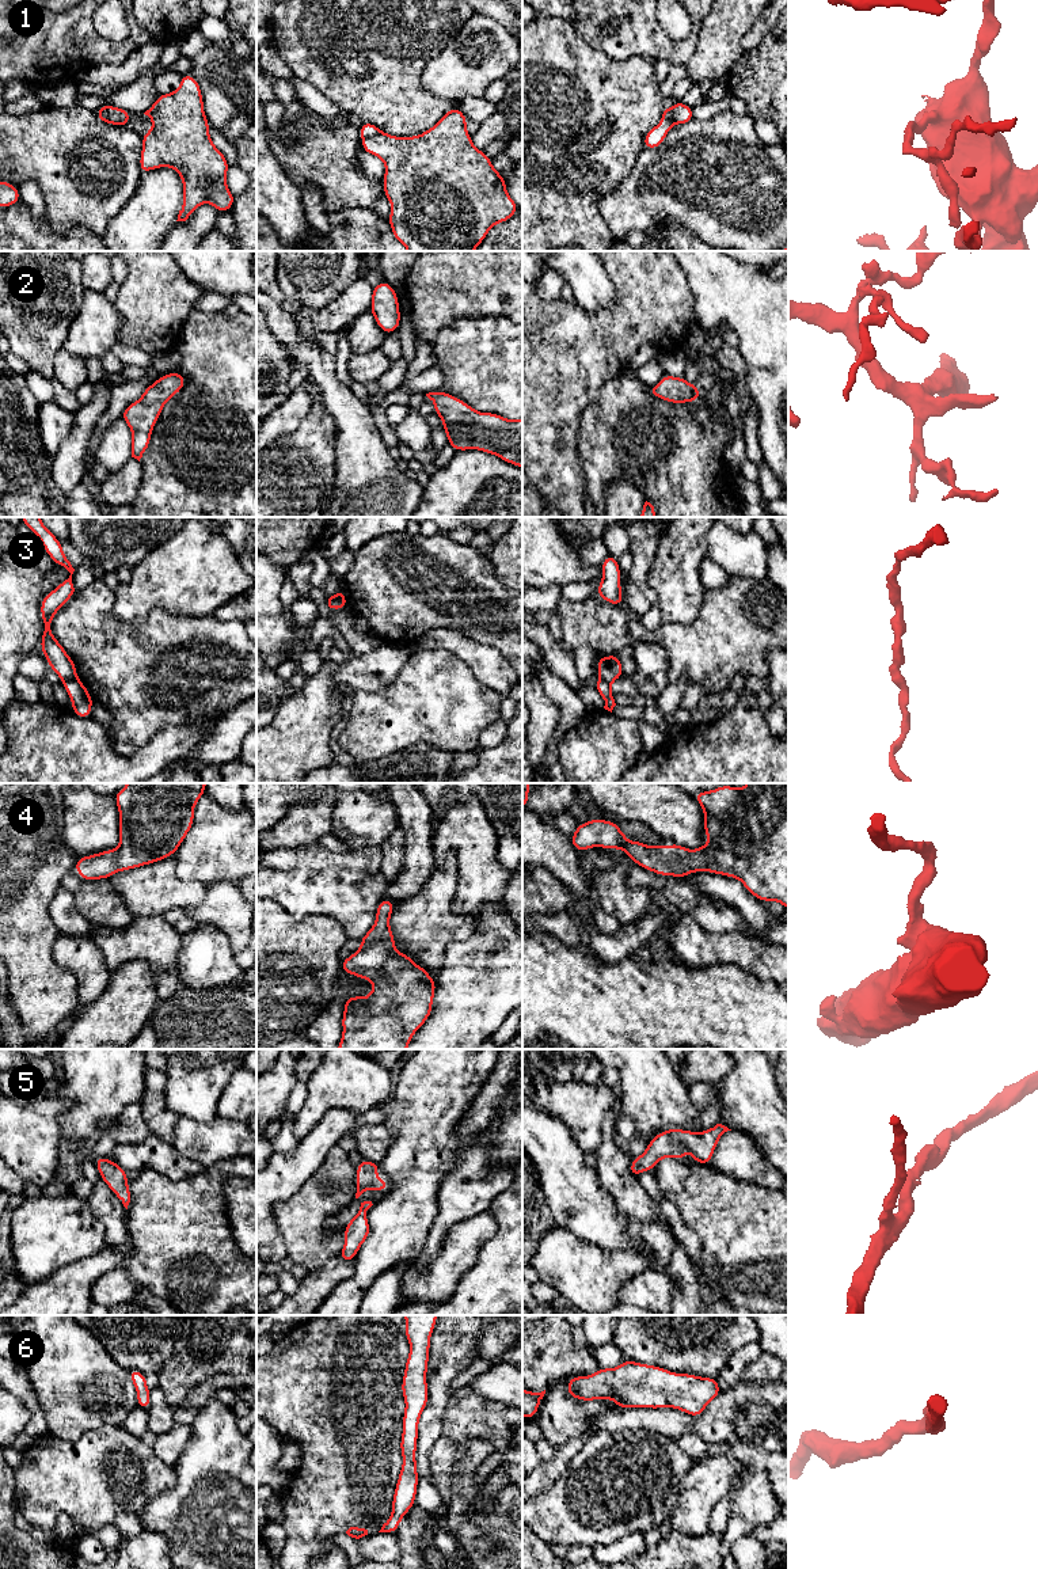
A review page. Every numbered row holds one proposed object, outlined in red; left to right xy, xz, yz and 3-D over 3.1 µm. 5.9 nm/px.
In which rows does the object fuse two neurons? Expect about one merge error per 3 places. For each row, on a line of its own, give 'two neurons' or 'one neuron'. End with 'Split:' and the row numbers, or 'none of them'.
1: two neurons
2: one neuron
3: two neurons
4: one neuron
5: one neuron
6: one neuron
Split: 1, 3

